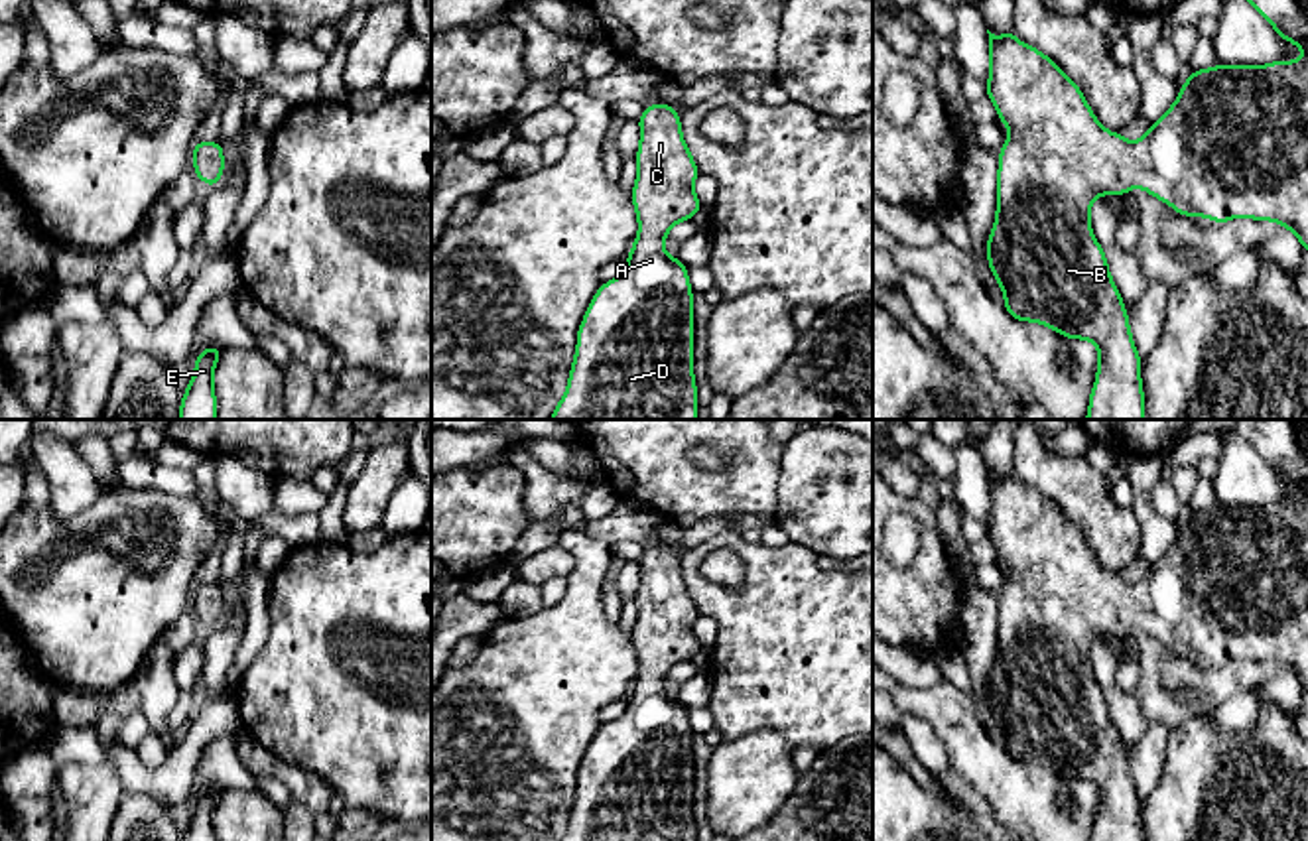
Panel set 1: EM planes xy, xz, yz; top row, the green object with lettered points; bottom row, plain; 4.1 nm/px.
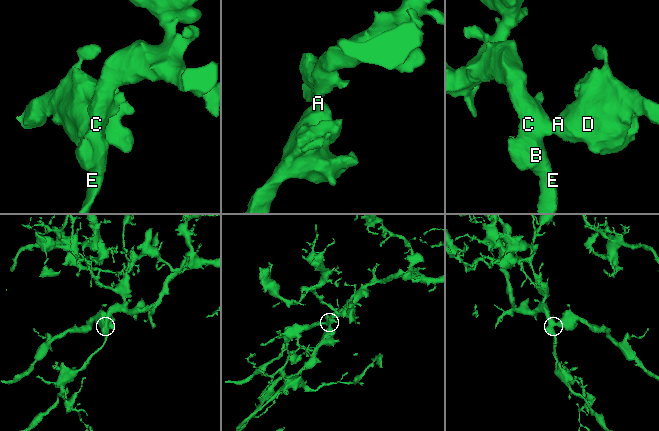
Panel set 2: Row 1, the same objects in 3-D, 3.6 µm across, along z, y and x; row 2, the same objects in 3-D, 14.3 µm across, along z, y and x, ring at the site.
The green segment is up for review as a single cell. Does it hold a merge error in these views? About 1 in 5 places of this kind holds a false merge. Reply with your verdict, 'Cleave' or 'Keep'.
Keep

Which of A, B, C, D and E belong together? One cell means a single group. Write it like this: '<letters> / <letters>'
A B C D E

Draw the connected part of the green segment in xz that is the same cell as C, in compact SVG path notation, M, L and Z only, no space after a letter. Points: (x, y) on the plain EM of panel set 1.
M650 546L638 557L640 587L632 646L638 679L632 683L624 713L601 725L577 772L577 790L561 841L697 841L693 821L693 731L687 707L664 691L664 679L680 662L703 648L693 634L699 616L684 583L680 553Z

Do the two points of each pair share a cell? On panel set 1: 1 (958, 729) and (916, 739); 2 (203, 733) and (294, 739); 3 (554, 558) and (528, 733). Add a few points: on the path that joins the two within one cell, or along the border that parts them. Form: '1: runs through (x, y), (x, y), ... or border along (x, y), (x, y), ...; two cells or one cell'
1: border along (905, 711), (920, 717), (930, 727), (950, 763); two cells
2: border along (235, 692), (243, 723); two cells
3: border along (558, 544), (574, 558), (574, 568), (568, 576); two cells

